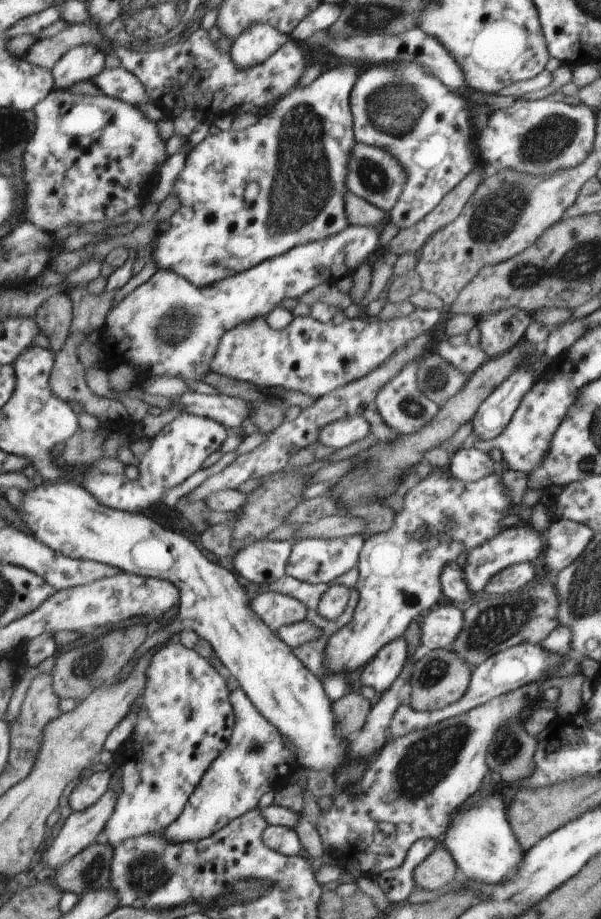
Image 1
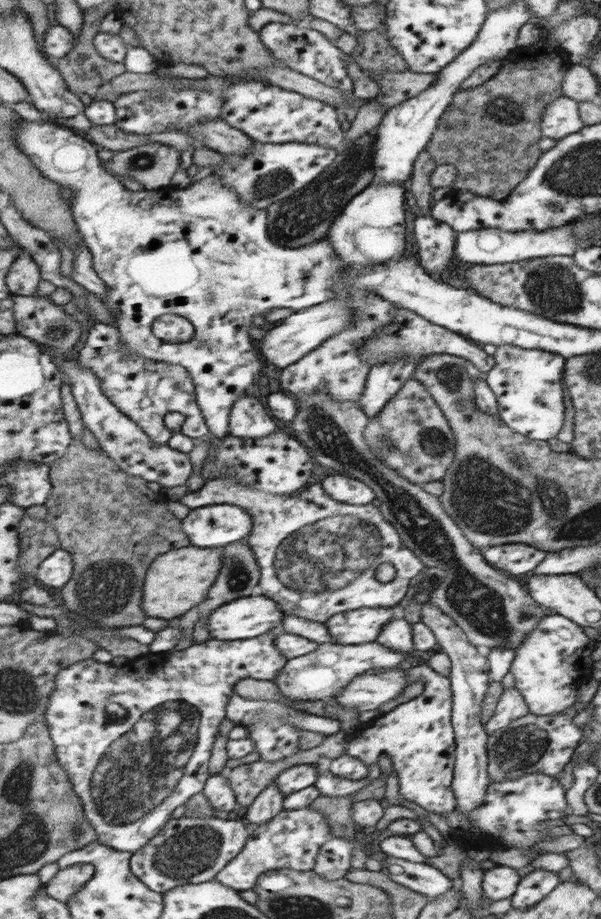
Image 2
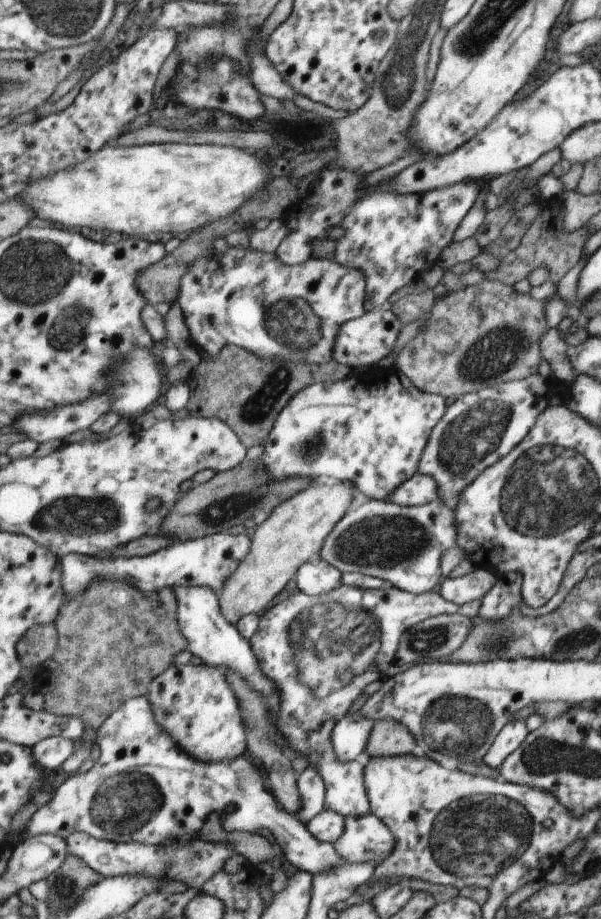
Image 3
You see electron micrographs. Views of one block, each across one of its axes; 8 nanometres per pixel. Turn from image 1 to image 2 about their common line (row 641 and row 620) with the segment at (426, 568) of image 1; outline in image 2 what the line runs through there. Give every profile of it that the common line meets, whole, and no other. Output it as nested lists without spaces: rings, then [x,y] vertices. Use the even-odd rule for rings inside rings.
[[[398,606],[387,608],[359,608],[332,616],[325,625],[337,643],[356,645],[373,642],[380,634],[381,628],[400,616]]]

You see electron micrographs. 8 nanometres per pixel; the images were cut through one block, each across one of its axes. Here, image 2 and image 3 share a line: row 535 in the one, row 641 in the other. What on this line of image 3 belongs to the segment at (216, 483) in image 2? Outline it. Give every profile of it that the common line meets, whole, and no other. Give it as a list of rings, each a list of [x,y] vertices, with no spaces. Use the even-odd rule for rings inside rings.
[[[343,584],[322,596],[307,595],[301,591],[279,602],[261,616],[258,632],[250,642],[262,662],[262,669],[276,680],[285,696],[280,725],[290,738],[295,754],[305,754],[308,757],[308,767],[318,769],[325,780],[325,809],[336,811],[345,817],[363,817],[370,813],[364,767],[356,761],[343,763],[337,759],[332,733],[335,726],[347,716],[349,708],[363,688],[375,680],[384,679],[385,670],[395,661],[396,649],[404,631],[441,614],[458,613],[473,620],[478,616],[479,610],[479,599],[465,605],[455,605],[445,601],[437,591],[412,594],[389,585],[381,589],[361,589]]]

